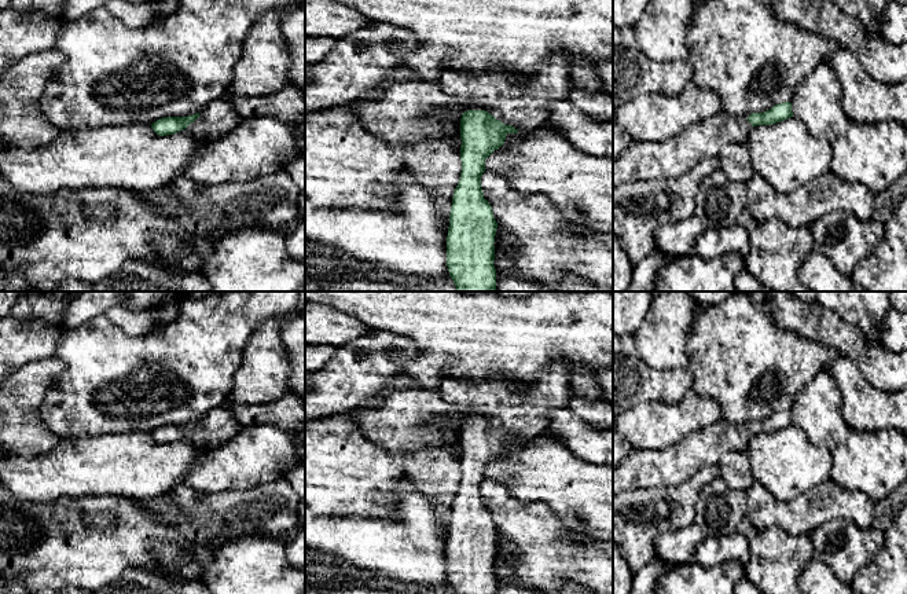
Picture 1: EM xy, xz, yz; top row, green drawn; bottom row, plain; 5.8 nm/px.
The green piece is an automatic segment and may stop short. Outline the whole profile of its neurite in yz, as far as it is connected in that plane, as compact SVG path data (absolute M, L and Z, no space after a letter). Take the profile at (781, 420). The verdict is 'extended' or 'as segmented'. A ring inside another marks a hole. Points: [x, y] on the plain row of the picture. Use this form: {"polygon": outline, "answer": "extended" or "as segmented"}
{"polygon": "M783 410L775 412L770 418L764 421L752 421L746 425L735 425L727 422L726 419L720 419L712 426L697 430L688 436L686 436L680 443L675 443L661 450L645 450L645 448L632 448L627 454L627 456L621 461L621 463L613 468L613 495L636 488L653 488L653 487L678 487L691 478L699 469L708 466L717 466L721 456L728 451L745 452L750 439L757 433L772 433L787 426L793 425L792 411Z", "answer": "extended"}

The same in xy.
{"polygon": "M224 406L210 410L201 421L187 425L165 425L151 432L159 444L173 443L183 437L190 439L197 447L214 448L235 437L242 424Z", "answer": "extended"}

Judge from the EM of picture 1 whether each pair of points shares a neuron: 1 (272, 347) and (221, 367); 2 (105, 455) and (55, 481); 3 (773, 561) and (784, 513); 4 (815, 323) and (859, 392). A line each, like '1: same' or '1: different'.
1: different
2: same
3: different
4: different

